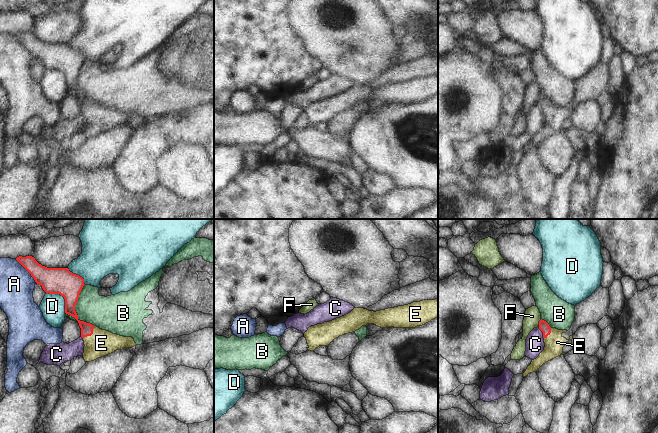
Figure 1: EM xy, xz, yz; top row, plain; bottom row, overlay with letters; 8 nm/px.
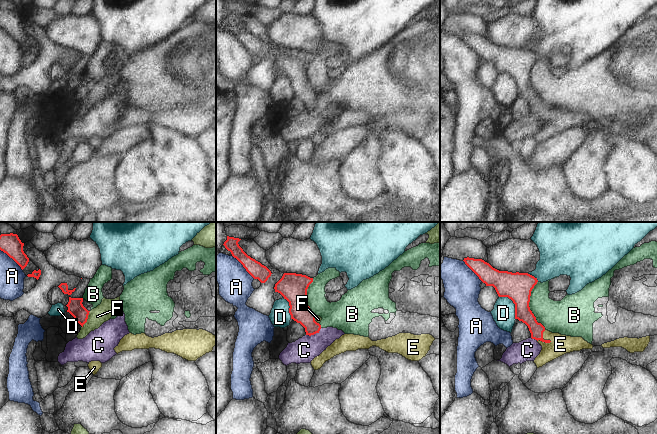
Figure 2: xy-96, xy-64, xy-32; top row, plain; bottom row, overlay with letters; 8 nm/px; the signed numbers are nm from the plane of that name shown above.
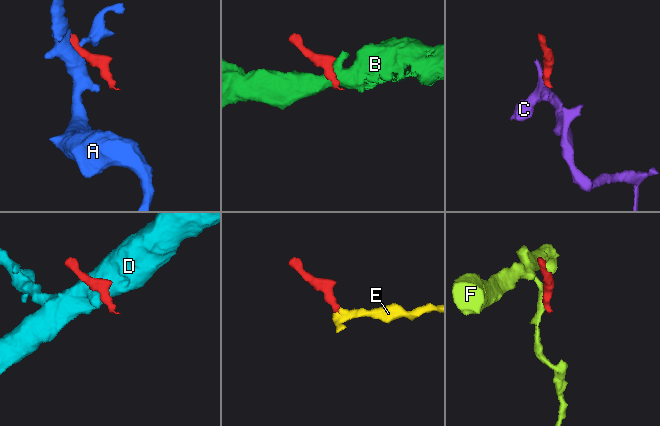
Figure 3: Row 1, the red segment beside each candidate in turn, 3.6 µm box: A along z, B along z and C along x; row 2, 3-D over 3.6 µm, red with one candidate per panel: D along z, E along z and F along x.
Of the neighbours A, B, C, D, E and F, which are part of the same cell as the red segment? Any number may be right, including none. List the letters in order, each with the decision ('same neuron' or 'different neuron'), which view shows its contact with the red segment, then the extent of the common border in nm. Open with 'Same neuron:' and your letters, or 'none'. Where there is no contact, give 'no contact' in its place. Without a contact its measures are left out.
Same neuron: E
A: different neuron; meets red in xy; contact 240 nm long
B: different neuron; meets red in xy; contact 360 nm long
C: different neuron; meets red in yz; contact 100 nm long
D: different neuron; meets red in xy; contact 220 nm long
E: same neuron; meets red in xy; contact 140 nm long
F: different neuron; meets red in yz; contact 70 nm long

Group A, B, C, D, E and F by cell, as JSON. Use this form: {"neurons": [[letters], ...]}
{"neurons": [["A"], ["B"], ["C"], ["D"], ["E"], ["F"]]}

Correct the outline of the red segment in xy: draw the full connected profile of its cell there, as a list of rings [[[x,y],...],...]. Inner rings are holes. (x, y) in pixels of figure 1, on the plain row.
[[[19,32],[16,36],[31,50],[35,58],[49,70],[60,70],[65,75],[65,89],[74,93],[81,104],[84,117],[83,134],[91,138],[116,126],[137,122],[132,113],[124,113],[102,106],[90,99],[80,97],[75,81],[83,64],[84,55],[73,50],[68,44],[47,44],[39,40],[34,33]]]

